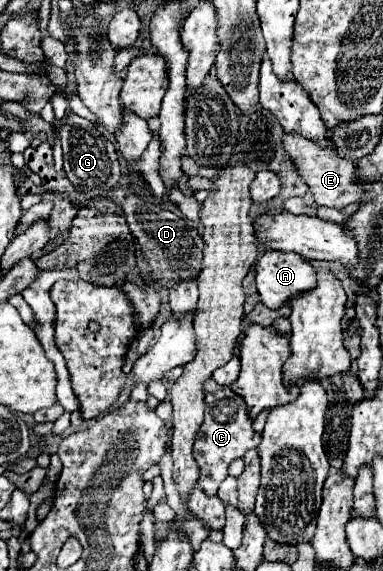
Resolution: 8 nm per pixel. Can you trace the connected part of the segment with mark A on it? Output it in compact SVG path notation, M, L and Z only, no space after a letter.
M267 251L255 265L257 291L269 309L279 309L293 297L317 287L315 267L301 255Z

